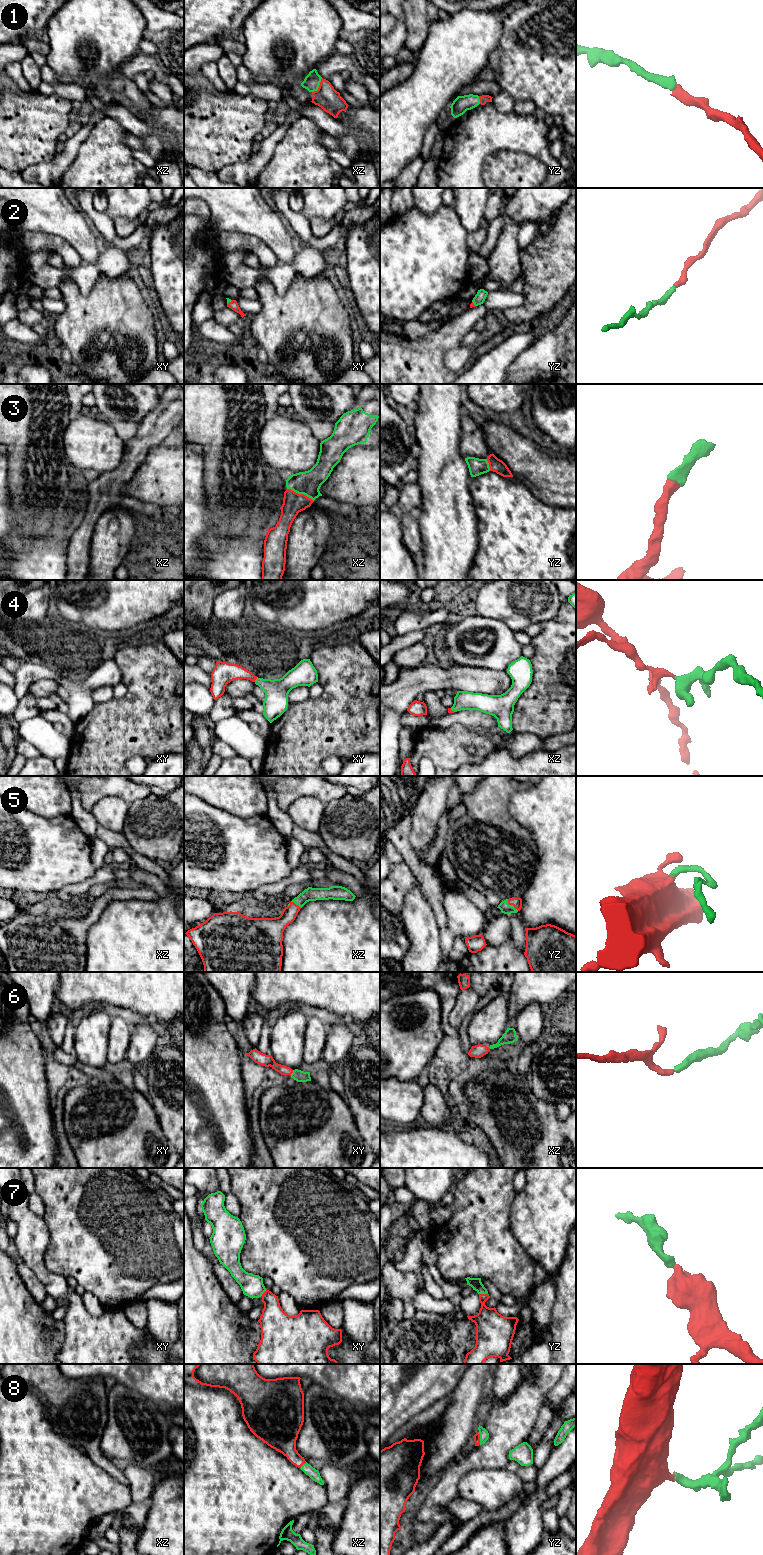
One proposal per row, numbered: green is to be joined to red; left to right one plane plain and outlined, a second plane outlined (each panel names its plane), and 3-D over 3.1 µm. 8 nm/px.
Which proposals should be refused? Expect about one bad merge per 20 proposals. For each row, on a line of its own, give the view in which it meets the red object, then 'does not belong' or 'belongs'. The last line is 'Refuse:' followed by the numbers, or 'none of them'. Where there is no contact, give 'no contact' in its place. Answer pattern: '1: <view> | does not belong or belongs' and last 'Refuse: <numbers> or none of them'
1: xz | belongs
2: xy | belongs
3: xz | belongs
4: xy | belongs
5: yz | belongs
6: xy | belongs
7: yz | belongs
8: yz | belongs
Refuse: none of them

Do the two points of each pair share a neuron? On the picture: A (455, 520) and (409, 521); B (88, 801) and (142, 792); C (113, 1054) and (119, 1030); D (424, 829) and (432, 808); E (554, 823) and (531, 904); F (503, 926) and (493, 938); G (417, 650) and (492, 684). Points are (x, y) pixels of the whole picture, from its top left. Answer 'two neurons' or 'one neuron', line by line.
A: two neurons
B: one neuron
C: one neuron
D: one neuron
E: one neuron
F: one neuron
G: two neurons

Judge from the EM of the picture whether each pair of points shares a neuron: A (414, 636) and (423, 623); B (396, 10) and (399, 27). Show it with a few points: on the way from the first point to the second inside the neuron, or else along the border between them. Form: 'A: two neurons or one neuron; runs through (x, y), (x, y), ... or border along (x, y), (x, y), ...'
A: two neurons; border along (424, 628), (397, 636)
B: one neuron; runs through (397, 14), (399, 23)

